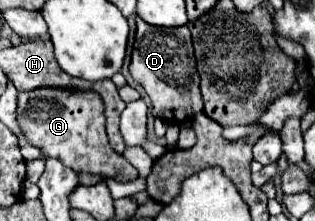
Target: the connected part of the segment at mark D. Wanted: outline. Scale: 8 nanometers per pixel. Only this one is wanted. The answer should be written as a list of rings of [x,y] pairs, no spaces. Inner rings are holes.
[[[137,17],[137,31],[135,31],[129,73],[149,95],[155,117],[161,117],[169,123],[183,123],[203,107],[203,99],[199,93],[199,73],[195,69],[191,31],[187,25],[163,29],[149,25],[141,17]]]

